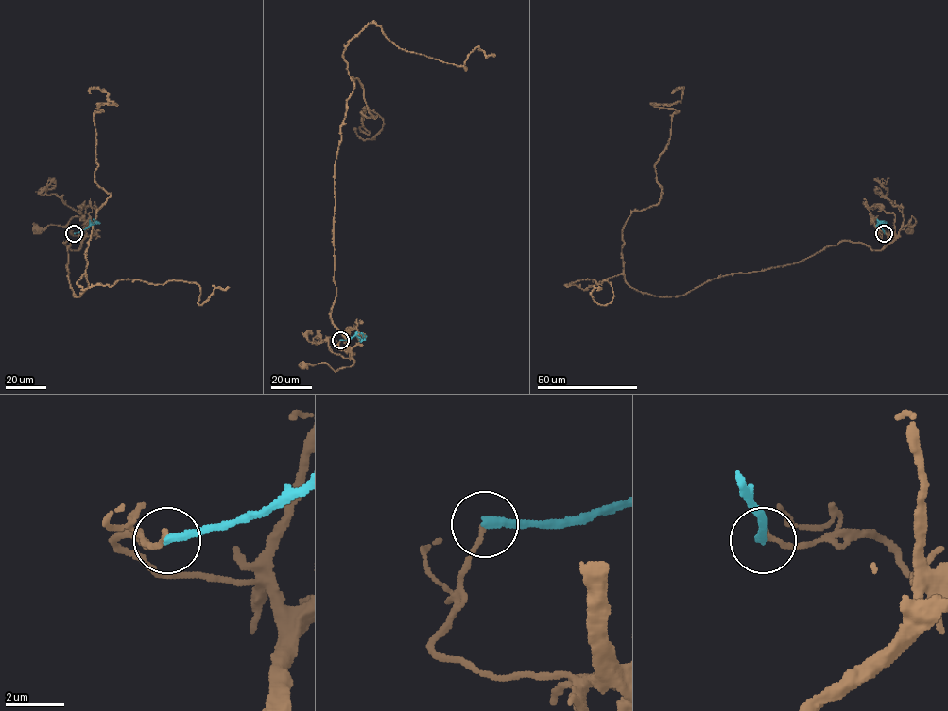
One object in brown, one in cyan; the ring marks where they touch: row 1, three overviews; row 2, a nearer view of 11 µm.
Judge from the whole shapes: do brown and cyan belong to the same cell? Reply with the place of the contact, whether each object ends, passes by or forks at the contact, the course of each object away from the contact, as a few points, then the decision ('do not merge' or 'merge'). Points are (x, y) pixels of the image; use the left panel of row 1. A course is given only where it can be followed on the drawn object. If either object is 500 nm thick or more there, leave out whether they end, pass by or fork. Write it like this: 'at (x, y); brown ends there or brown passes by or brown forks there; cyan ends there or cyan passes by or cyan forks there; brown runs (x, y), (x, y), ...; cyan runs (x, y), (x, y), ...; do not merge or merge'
at (74, 233); brown ends there; cyan ends there; brown runs (74, 233), (83, 238), (86, 233), (88, 224), (79, 217), (65, 226), (37, 230); cyan runs (74, 233), (97, 221), (95, 224); do not merge

